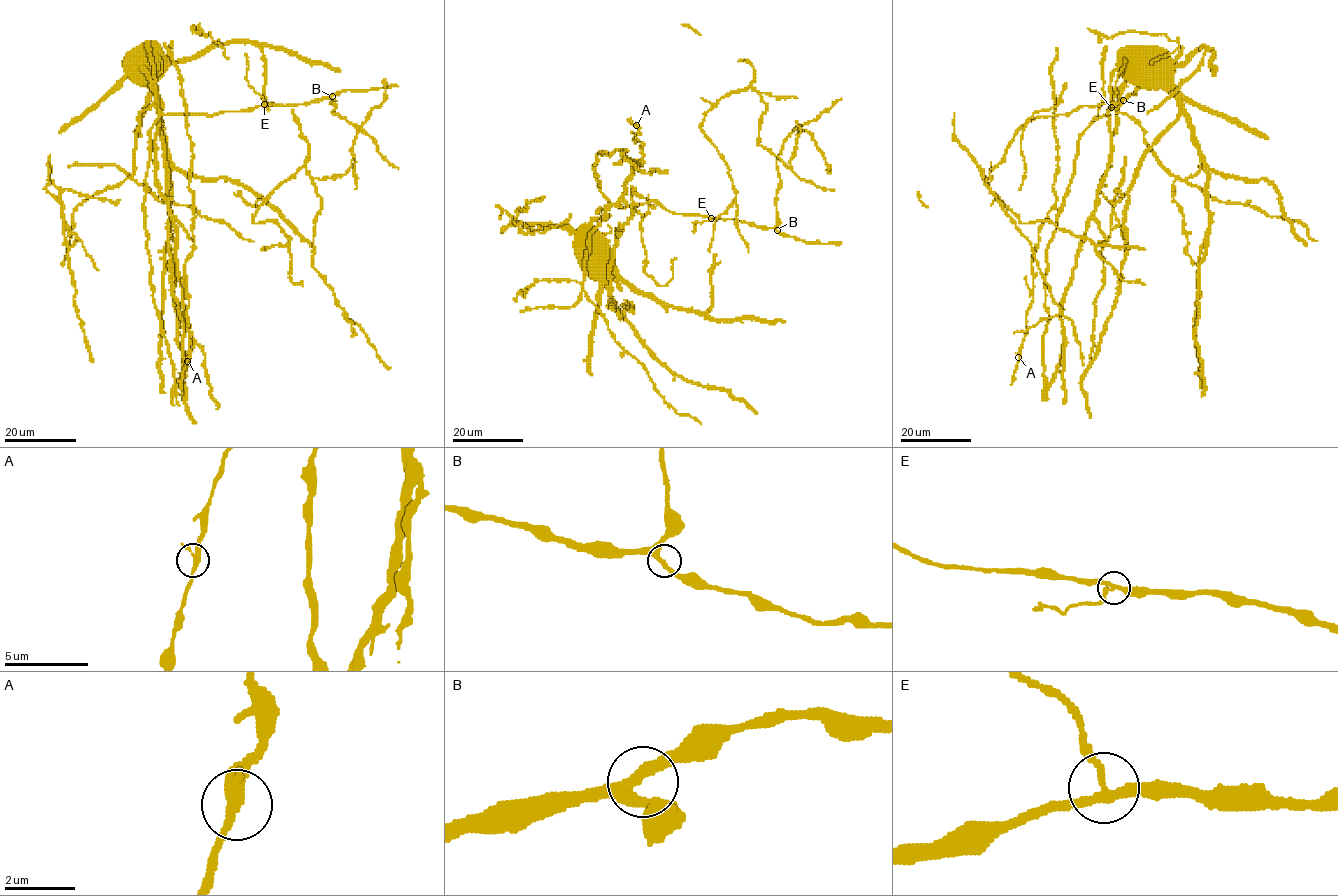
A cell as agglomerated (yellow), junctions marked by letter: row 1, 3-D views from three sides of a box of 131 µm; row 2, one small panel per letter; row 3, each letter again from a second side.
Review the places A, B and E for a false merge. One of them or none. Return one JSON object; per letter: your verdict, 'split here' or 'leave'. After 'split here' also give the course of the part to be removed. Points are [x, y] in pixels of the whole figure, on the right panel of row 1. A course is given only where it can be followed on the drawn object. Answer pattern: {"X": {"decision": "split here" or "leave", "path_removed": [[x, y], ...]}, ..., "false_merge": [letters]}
{"A": {"decision": "leave"}, "B": {"decision": "leave"}, "E": {"decision": "split here", "path_removed": [[1111, 107], [1117, 75], [1125, 58]]}, "false_merge": ["E"]}

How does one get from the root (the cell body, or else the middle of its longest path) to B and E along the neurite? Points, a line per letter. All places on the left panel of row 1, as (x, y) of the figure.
B: (184, 114), (245, 112), (265, 104), (306, 104), (332, 96)
E: (184, 114), (245, 112), (264, 104)

